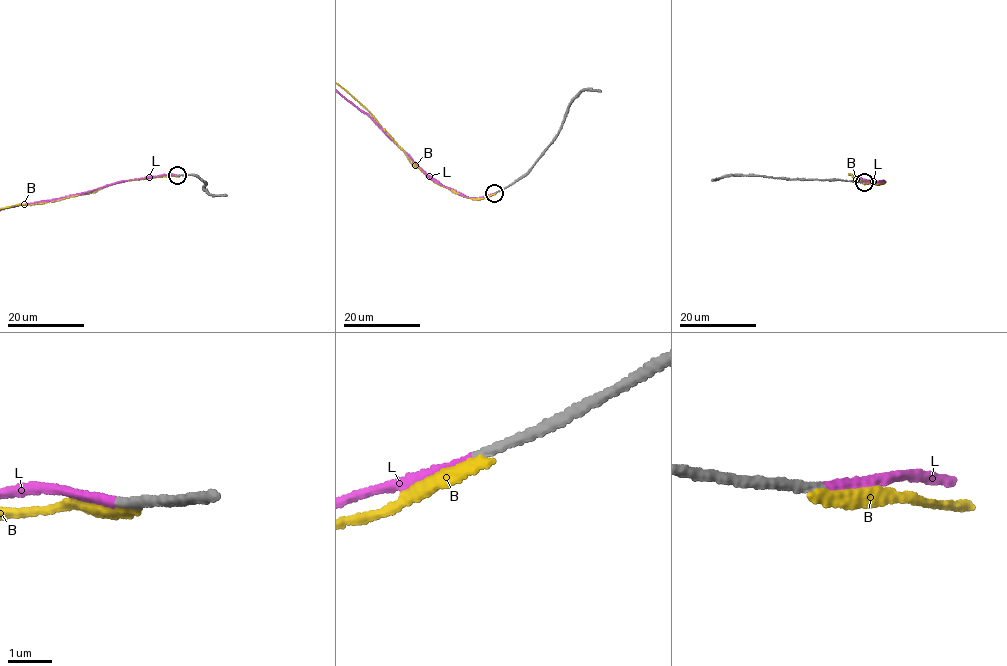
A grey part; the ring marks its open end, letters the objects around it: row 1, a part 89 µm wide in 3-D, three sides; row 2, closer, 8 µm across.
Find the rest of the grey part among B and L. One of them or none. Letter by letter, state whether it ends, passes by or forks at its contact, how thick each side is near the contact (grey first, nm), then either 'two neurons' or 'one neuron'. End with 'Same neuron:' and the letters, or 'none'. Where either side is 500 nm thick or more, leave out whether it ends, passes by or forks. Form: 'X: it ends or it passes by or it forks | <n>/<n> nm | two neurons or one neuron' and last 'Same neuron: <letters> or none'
B: it ends | 240/300 nm | two neurons
L: it ends | 200/200 nm | one neuron
Same neuron: L

